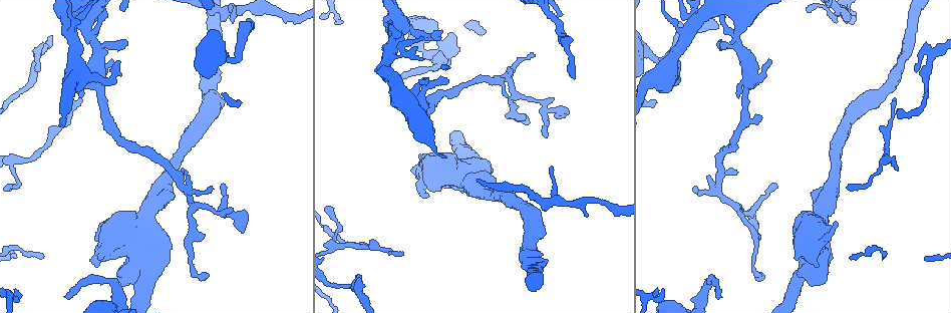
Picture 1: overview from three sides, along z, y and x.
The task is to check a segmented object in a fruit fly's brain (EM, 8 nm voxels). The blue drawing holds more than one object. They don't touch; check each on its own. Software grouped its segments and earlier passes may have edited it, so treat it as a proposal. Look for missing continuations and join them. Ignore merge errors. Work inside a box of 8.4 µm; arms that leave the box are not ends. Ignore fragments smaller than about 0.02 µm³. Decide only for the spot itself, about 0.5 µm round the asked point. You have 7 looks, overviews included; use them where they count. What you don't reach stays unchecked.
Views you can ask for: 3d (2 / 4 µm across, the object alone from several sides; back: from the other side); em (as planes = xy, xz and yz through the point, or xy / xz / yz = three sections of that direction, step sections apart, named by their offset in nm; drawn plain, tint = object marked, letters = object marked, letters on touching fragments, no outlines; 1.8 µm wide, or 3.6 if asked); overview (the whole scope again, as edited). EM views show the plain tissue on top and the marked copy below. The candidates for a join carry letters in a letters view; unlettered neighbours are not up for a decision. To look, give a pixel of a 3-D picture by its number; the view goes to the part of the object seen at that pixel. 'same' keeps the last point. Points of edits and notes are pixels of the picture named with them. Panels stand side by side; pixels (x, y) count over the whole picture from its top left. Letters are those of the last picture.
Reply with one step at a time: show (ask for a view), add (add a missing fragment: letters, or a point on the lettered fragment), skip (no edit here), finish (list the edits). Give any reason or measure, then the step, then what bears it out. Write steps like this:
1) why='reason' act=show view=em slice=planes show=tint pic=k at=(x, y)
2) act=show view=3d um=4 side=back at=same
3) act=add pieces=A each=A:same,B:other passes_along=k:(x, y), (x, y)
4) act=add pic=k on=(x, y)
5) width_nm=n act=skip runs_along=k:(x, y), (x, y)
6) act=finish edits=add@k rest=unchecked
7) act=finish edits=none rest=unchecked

why='tapers out' act=show view=3d um=2 pic=1 at=(563, 112)

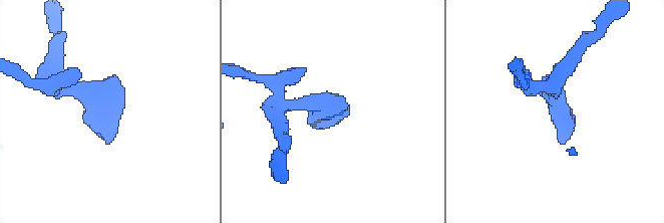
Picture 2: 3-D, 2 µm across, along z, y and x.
why='now the EM' act=show view=em um=3.6 slice=xy step=16 show=letters pic=2 at=(560, 143)

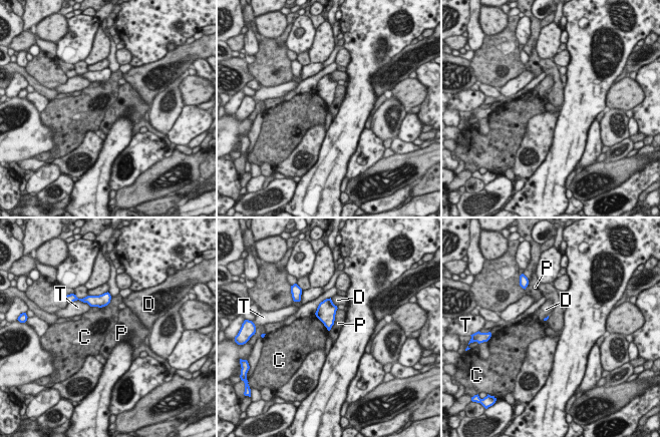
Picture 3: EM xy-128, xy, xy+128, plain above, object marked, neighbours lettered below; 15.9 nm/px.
why='cut it another way' act=show view=em um=3.6 slice=planes show=letters at=same

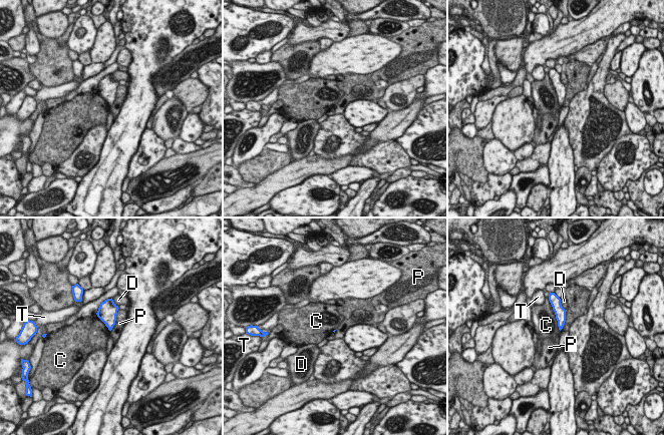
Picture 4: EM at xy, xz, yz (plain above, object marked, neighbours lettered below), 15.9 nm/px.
act=skip each=C:other,D:other,P:other,T:other border=4:(118, 308), (115, 324), (109, 331) found='none of them fits'

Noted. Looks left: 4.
why='branch stops here' act=show view=em slice=planes show=letters pic=1 at=(385, 82)

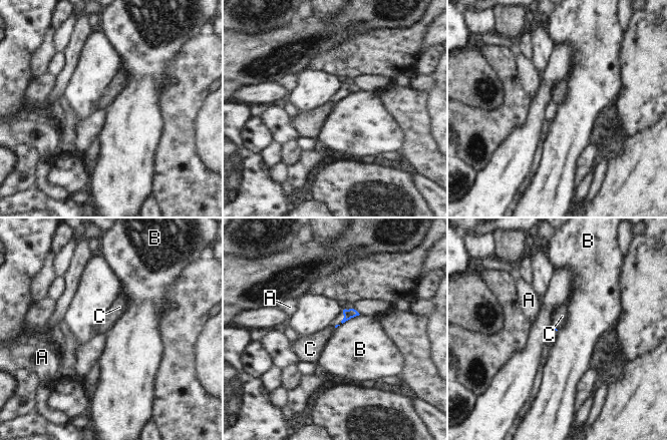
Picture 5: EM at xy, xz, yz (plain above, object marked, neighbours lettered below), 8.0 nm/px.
act=skip each=A:other,B:other,C:other border=5:(359, 314), (342, 324) found='no lettered fragment goes on from it'

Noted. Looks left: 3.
why='end of a long branch' act=show view=em um=3.6 slice=planes show=letters pic=1 at=(717, 28)

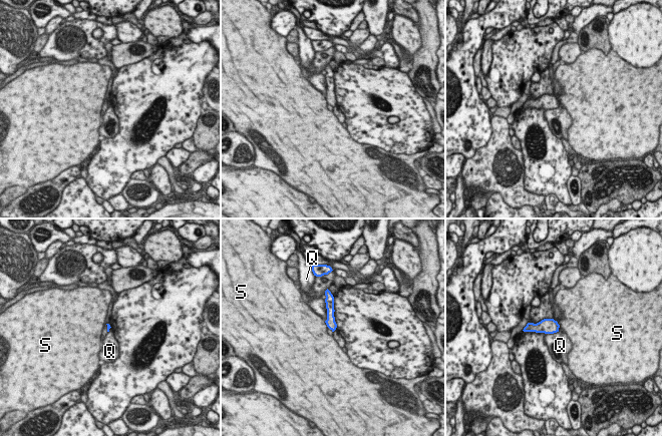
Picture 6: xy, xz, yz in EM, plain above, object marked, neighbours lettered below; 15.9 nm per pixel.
act=skip each=Q:other,S:other border=6:(324, 300), (326, 308), (325, 321) found='no lettered fragment goes on from it'

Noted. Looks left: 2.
act=finish edits=none rest=unchecked

